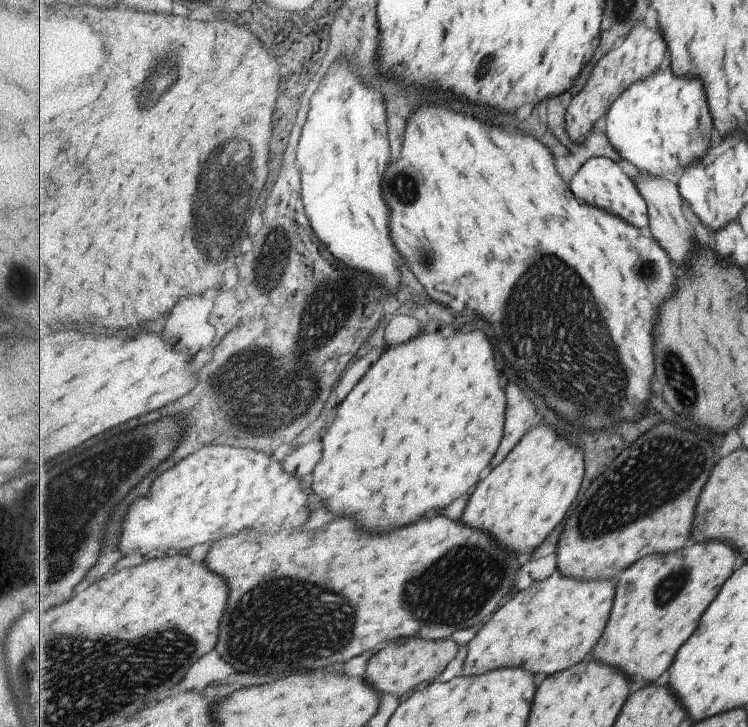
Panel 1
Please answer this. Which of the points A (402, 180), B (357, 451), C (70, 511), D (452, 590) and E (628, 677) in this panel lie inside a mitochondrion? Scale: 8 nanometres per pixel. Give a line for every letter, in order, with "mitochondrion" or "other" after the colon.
A: mitochondrion
B: other
C: mitochondrion
D: mitochondrion
E: other

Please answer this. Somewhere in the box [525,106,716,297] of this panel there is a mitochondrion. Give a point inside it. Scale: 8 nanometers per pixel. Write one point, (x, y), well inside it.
(647, 271)

